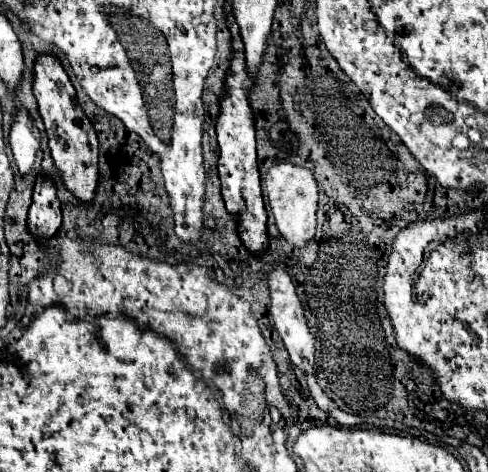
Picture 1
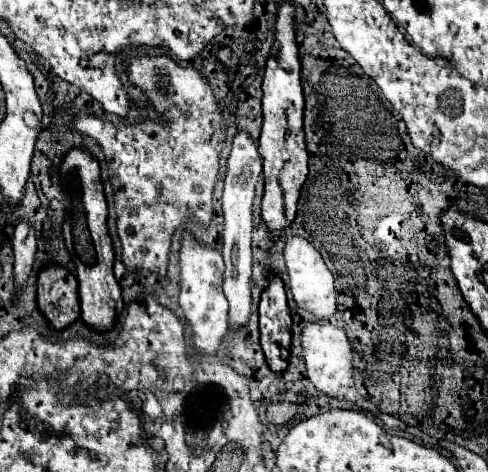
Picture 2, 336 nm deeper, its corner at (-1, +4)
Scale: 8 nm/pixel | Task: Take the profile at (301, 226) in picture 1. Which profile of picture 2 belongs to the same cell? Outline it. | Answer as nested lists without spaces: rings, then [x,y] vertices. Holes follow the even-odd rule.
[[[292,237],[290,241],[286,241],[284,259],[290,275],[290,291],[296,305],[312,313],[316,319],[328,319],[336,311],[336,289],[334,289],[334,277],[326,269],[322,255],[304,237]]]

